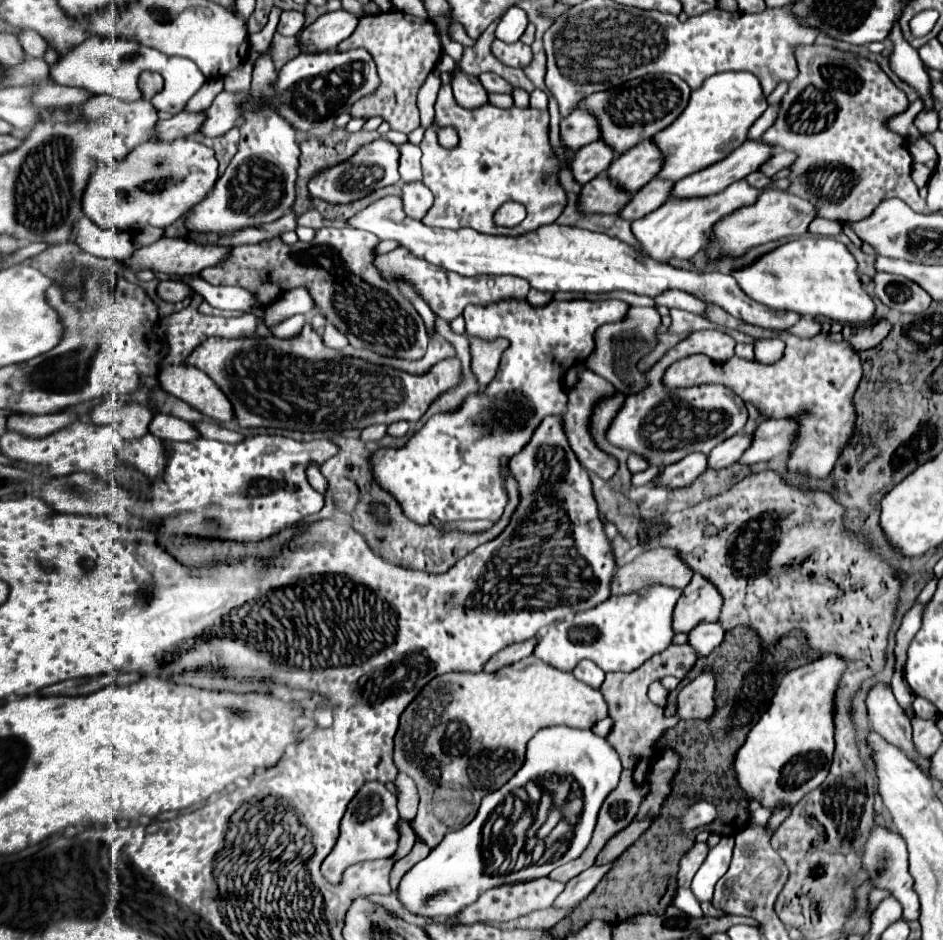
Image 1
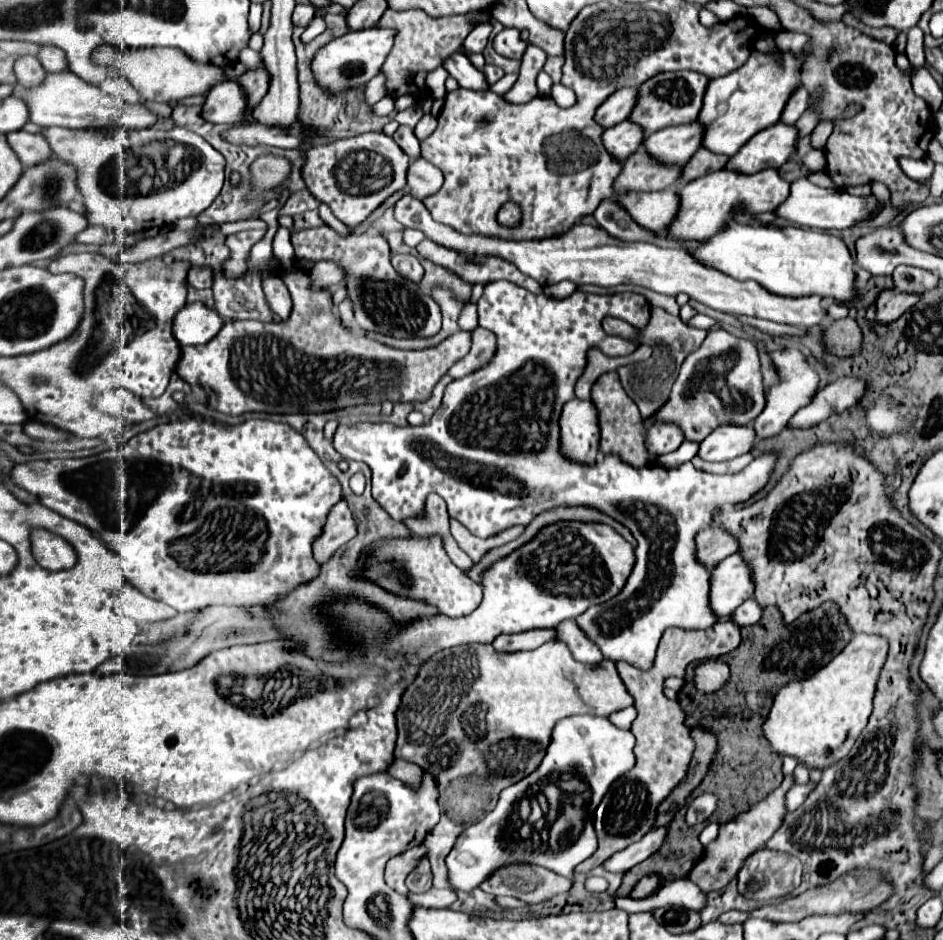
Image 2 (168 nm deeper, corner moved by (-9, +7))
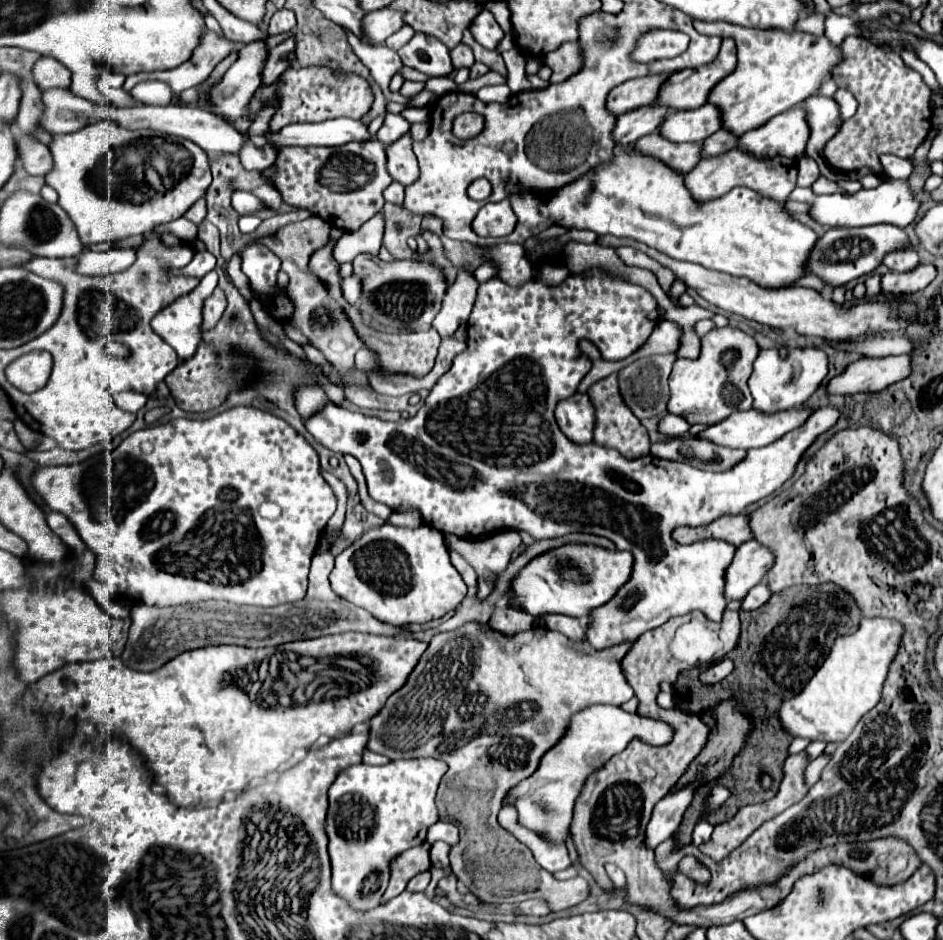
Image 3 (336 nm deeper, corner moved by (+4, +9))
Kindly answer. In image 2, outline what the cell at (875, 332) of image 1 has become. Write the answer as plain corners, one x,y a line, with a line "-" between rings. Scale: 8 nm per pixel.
895,289
881,291
881,295
877,299
875,323
889,325
889,323
897,321
917,301
919,301
919,295
913,295
913,293
901,293
901,291
895,291

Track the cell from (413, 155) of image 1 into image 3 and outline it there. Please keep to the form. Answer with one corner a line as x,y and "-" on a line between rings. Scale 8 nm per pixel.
386,113
386,119
384,119
384,125
380,127
380,131
376,133
378,141
390,145
394,143
396,139
400,139
406,131
410,129
410,123
402,117
402,115
394,115
394,113

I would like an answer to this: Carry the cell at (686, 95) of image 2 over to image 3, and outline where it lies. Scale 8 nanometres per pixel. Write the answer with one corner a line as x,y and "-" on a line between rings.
724,39
714,63
672,73
672,77
660,89
658,103
668,105
670,109
696,109
708,101
714,85
730,75
734,69
736,47
732,45
732,39

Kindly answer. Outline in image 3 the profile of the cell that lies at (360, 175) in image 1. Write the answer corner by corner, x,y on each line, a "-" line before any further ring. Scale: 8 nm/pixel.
376,139
368,143
348,143
342,147
282,147
276,163
270,169
262,171
262,177
276,187
288,205
308,209
312,215
326,219
326,223
342,231
356,231
362,223
382,211
382,191
392,183
386,171
384,145

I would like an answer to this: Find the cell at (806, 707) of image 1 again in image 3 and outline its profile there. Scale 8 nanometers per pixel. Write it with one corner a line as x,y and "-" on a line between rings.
862,619
860,629
852,635
838,637
828,659
810,679
810,683
792,699
784,699
780,719
792,737
808,737
812,741
844,741
856,723
876,707
886,671
900,649
902,623
892,619

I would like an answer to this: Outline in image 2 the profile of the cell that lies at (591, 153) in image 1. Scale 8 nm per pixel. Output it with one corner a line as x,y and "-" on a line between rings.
623,121
615,127
605,129
601,141
603,141
605,149
611,151
611,155
617,161
625,161
643,143
643,131
639,125
633,125
631,121

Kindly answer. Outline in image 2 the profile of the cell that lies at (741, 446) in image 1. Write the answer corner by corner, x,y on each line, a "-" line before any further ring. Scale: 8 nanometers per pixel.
777,349
777,351
769,351
769,357
777,365
777,373
779,373
781,381
779,381
779,385
775,385
775,387
769,389
769,393
767,393
767,405
765,405
763,413
751,423
751,427
755,429
757,441
779,435
781,429
791,419
791,415
797,409
801,409
803,405
807,405
811,401
811,397
817,391
817,383
819,383
819,377
809,367
809,363
807,363
807,359
805,359
805,355
801,351
797,351
797,349

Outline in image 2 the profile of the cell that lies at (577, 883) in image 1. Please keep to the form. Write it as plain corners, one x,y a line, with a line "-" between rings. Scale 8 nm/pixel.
659,827
659,829
649,831
641,841
637,841
637,843
629,845
627,849
611,855
603,863
603,869
609,871
609,873
625,873
633,865
637,865
637,863
645,861
649,855
653,855
661,847
665,833
667,833
667,827

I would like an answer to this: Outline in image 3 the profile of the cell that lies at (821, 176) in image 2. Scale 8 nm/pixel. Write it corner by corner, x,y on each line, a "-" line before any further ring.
824,176
819,177
812,185
813,191
817,195
821,194
845,194
845,191
841,189
836,182
826,179

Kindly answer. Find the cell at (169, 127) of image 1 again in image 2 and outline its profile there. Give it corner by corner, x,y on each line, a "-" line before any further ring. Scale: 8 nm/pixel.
225,81
209,91
201,117
209,123
235,123
243,119
253,121
251,113
247,113
245,95
235,81

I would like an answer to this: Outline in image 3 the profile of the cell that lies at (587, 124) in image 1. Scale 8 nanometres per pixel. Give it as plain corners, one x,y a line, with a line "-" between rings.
658,73
658,75
636,77
618,85
608,95
608,109
616,115
622,115
626,111
654,103
654,99
658,99
658,87
662,87
662,83
668,77
670,77
668,73

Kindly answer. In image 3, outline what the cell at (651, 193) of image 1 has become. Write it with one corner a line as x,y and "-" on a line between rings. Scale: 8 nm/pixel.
720,129
720,131
716,131
714,135
710,135
710,137
704,141
702,157
722,155
722,153
734,149
736,145
738,145
738,137
736,137
736,135
730,135
730,131
726,131
726,129

